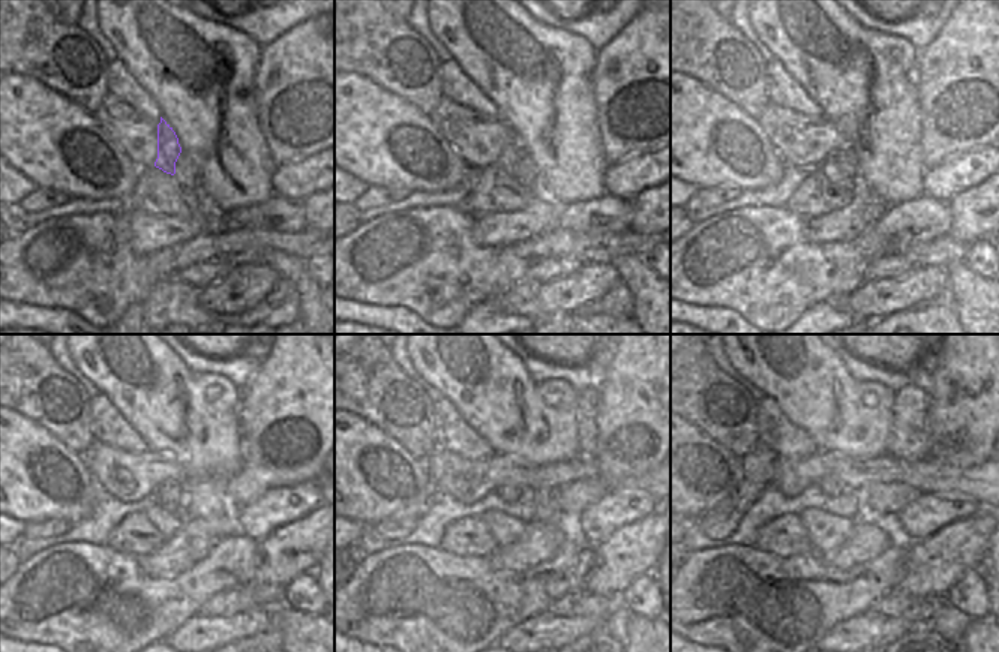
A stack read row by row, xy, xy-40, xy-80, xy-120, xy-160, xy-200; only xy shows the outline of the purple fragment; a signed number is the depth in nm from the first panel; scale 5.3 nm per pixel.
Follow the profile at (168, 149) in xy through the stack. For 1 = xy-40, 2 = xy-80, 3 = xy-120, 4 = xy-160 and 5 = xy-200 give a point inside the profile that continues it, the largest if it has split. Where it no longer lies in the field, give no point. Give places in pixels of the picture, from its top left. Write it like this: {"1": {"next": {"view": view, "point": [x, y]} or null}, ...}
{"1": {"next": {"view": "xy-40", "point": [506, 161]}}, "2": {"next": {"view": "xy-80", "point": [836, 173]}}, "3": {"next": {"view": "xy-120", "point": [167, 523]}}, "4": {"next": {"view": "xy-160", "point": [504, 529]}}, "5": {"next": {"view": "xy-200", "point": [827, 532]}}}

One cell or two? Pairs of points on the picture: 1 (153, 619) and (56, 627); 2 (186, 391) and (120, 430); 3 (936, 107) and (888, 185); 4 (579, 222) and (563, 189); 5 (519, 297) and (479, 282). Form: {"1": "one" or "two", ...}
{"1": "one", "2": "two", "3": "two", "4": "two", "5": "two"}

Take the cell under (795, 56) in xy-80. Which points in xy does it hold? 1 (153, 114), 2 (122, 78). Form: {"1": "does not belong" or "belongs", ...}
{"1": "does not belong", "2": "does not belong"}

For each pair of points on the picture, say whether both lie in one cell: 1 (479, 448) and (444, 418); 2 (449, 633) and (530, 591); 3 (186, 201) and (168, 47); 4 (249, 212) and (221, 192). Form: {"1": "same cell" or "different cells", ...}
{"1": "same cell", "2": "same cell", "3": "different cells", "4": "different cells"}

